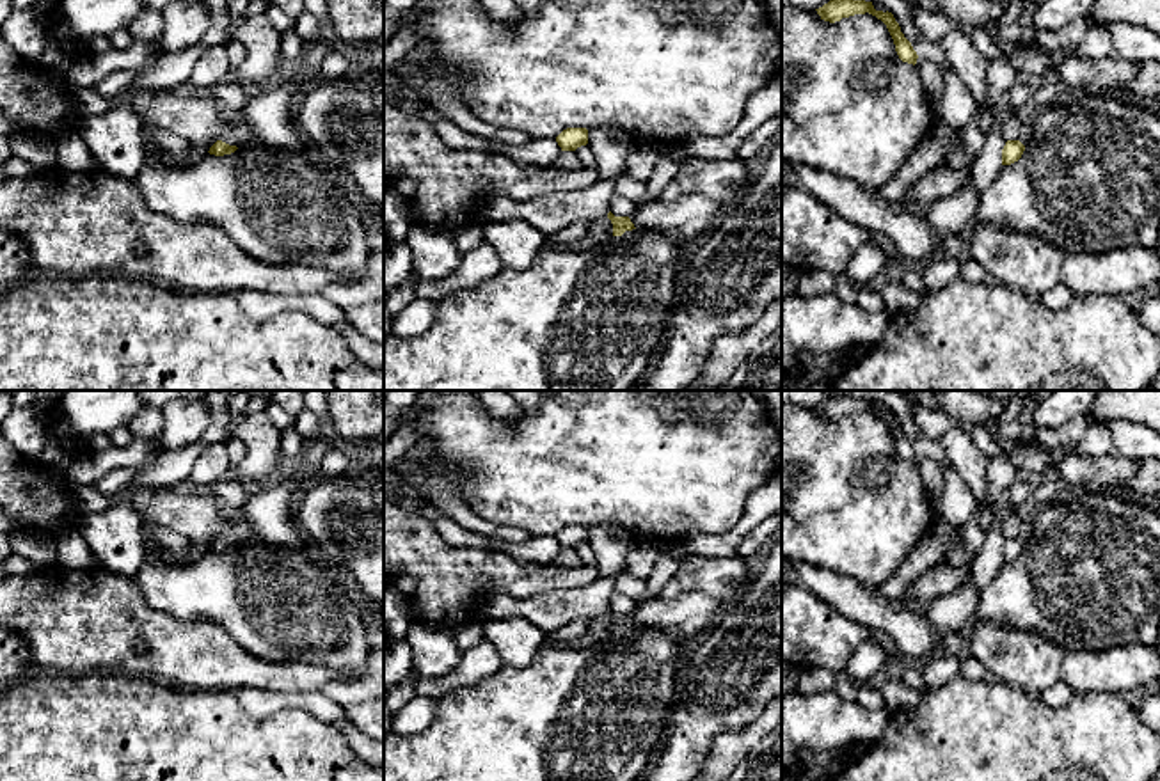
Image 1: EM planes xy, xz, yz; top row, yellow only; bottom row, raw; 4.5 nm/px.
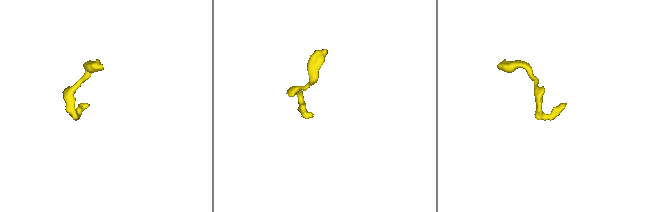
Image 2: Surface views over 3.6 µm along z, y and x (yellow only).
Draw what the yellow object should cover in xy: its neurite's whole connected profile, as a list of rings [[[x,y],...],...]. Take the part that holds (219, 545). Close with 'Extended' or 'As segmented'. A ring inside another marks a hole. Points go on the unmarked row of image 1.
[[[234,522],[227,527],[220,538],[217,538],[210,545],[210,552],[224,554],[234,550],[238,545],[245,543],[247,540],[247,525],[243,522]]]. Extended

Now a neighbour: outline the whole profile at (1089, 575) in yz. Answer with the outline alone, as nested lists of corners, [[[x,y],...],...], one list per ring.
[[[1124,490],[1066,492],[1057,502],[1034,508],[1030,536],[1021,556],[1002,563],[981,591],[966,625],[997,621],[1014,632],[1037,634],[1066,653],[1156,644],[1160,637],[1160,509]]]

